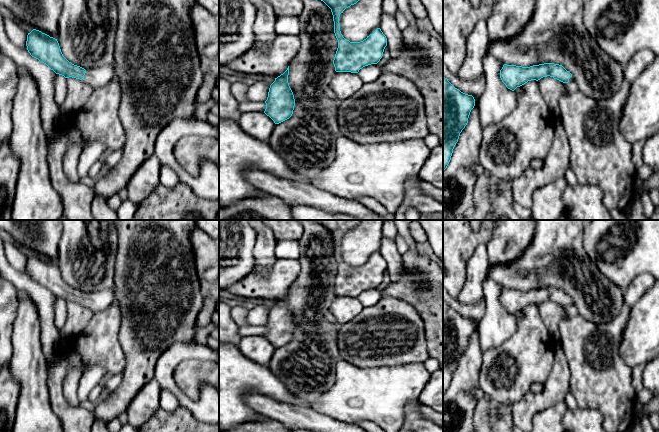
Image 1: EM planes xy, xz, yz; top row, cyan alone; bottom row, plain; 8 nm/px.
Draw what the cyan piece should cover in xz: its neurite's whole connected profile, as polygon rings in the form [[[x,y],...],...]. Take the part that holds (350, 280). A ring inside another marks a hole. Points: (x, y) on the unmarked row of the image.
[[[311,220],[323,225],[330,233],[334,245],[334,257],[338,272],[333,284],[336,296],[358,297],[360,293],[377,288],[387,270],[387,262],[380,252],[360,266],[350,266],[340,255],[339,241],[343,235],[356,228],[361,220]]]

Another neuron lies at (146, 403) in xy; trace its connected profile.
[[[152,379],[136,394],[126,410],[128,423],[135,428],[144,425],[161,407],[159,383]]]

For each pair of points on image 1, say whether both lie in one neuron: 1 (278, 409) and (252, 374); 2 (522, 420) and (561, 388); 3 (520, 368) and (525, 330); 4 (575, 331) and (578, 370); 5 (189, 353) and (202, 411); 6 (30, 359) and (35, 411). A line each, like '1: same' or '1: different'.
1: different
2: same
3: same
4: same
5: same
6: same

